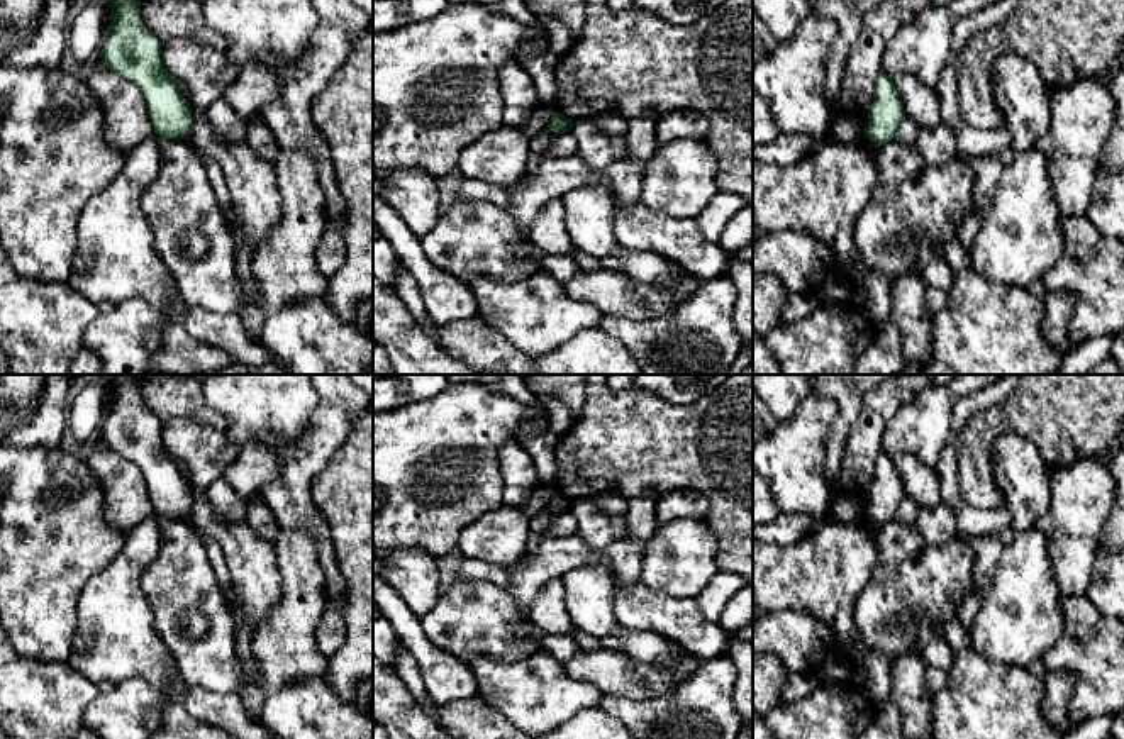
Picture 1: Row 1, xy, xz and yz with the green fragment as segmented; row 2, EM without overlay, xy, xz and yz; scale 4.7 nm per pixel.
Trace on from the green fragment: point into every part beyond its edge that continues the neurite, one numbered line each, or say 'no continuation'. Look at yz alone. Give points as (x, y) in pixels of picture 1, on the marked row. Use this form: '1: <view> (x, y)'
no continuation

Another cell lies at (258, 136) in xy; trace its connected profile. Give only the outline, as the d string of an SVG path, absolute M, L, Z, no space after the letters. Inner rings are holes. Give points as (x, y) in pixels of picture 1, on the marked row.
M248 120L246 139L248 146L270 164L275 163L280 146L263 120Z

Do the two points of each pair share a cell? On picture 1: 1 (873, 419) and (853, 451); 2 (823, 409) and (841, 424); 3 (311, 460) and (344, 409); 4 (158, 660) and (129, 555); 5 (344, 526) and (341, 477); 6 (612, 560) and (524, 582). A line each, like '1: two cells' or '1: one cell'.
1: one cell
2: two cells
3: one cell
4: one cell
5: one cell
6: one cell

